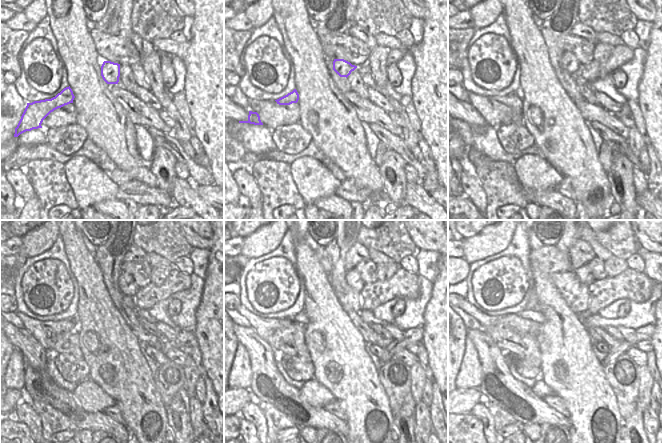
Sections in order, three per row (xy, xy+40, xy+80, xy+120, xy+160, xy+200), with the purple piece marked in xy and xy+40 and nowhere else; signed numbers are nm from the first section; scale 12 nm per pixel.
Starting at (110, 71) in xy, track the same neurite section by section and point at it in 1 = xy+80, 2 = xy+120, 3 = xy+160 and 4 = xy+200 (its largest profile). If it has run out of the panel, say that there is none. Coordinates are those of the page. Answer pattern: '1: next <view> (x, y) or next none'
1: next xy+80 (569, 62)
2: next xy+120 (127, 284)
3: next xy+160 (353, 277)
4: next xy+200 (583, 273)

